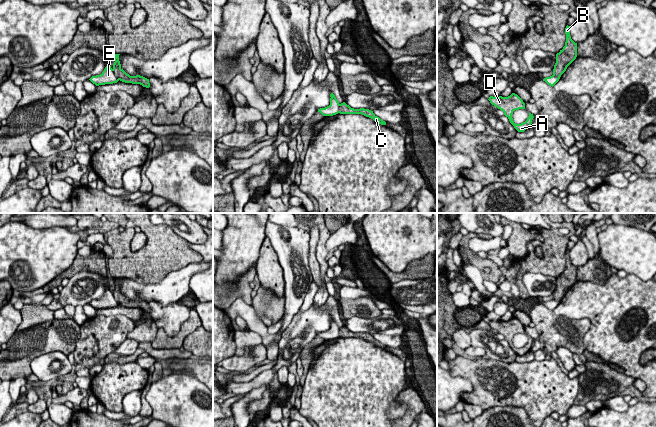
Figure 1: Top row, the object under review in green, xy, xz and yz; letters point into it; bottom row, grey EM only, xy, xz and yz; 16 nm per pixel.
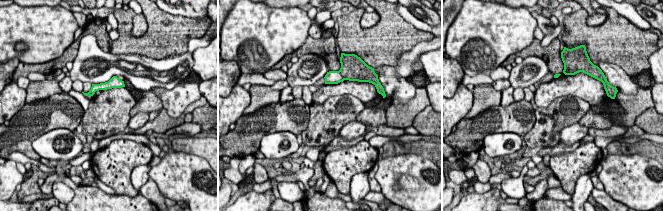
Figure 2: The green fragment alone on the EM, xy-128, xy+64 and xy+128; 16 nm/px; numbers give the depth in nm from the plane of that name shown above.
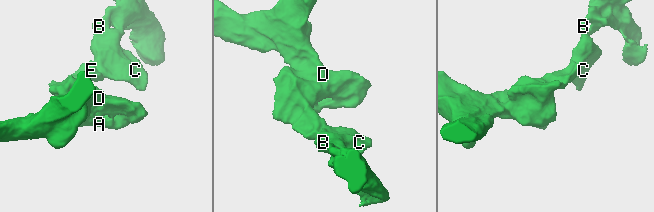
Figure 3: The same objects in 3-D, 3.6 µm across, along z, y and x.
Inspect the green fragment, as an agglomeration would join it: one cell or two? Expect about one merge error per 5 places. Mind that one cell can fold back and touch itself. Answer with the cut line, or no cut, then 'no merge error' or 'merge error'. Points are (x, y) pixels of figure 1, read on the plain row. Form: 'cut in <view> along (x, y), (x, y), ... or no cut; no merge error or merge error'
cut in xy along (112, 293), (118, 304); merge error

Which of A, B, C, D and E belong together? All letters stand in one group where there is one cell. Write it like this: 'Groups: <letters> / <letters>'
Groups: A D E / B C

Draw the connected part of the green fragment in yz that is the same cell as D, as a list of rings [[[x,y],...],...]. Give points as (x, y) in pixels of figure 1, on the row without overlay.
[[[512,317],[508,321],[493,321],[490,320],[489,323],[490,327],[497,331],[498,333],[502,334],[504,336],[504,339],[509,343],[510,347],[514,350],[514,352],[518,356],[524,356],[526,353],[528,353],[531,348],[532,344],[534,342],[533,338],[529,337],[529,341],[527,344],[521,348],[516,348],[513,345],[512,338],[515,334],[519,333],[525,333],[525,327],[523,324],[515,317]]]

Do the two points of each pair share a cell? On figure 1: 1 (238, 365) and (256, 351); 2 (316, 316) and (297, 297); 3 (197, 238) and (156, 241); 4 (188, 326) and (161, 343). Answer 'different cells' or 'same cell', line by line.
1: same cell
2: different cells
3: different cells
4: same cell

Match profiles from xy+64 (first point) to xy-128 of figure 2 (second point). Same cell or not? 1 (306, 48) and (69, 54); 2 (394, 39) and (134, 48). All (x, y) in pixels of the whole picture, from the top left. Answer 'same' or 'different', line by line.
1: same
2: same

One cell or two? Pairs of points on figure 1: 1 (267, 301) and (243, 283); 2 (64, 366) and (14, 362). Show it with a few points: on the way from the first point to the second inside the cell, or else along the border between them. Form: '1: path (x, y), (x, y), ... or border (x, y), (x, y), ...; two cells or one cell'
1: border (252, 298), (251, 305); two cells
2: border (51, 352), (35, 357), (30, 363), (31, 372); two cells

